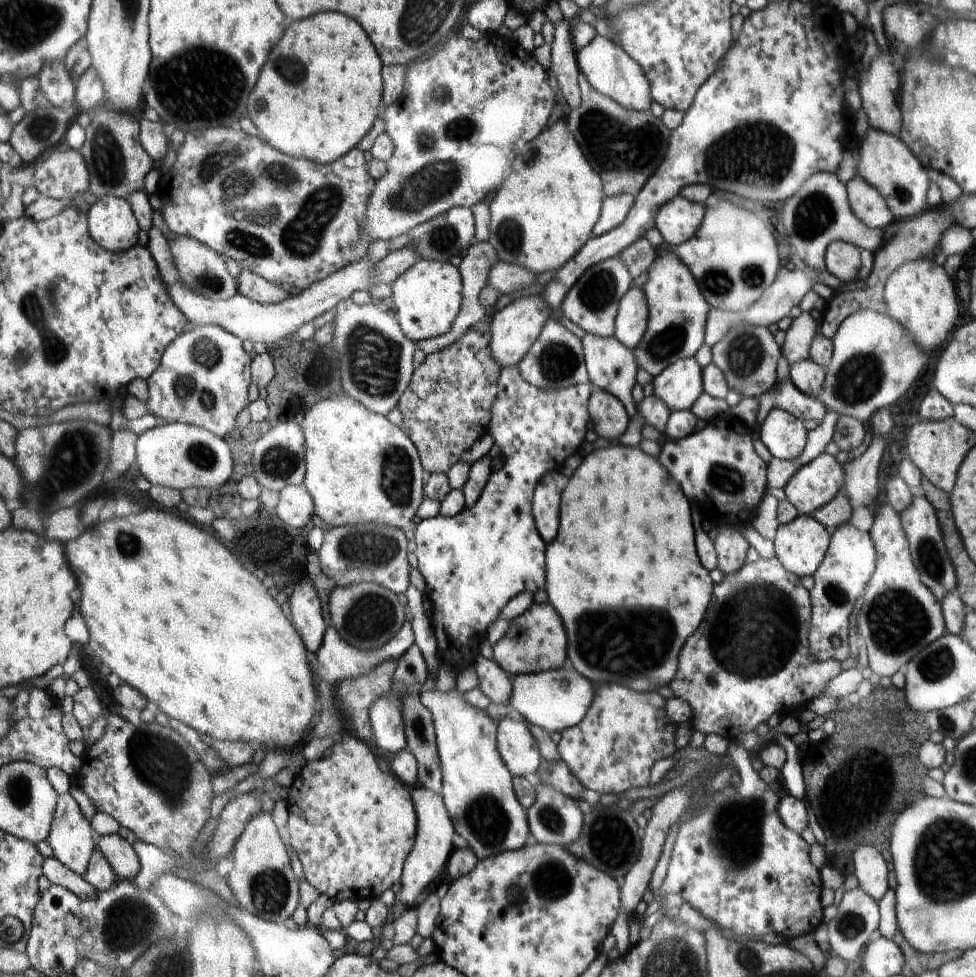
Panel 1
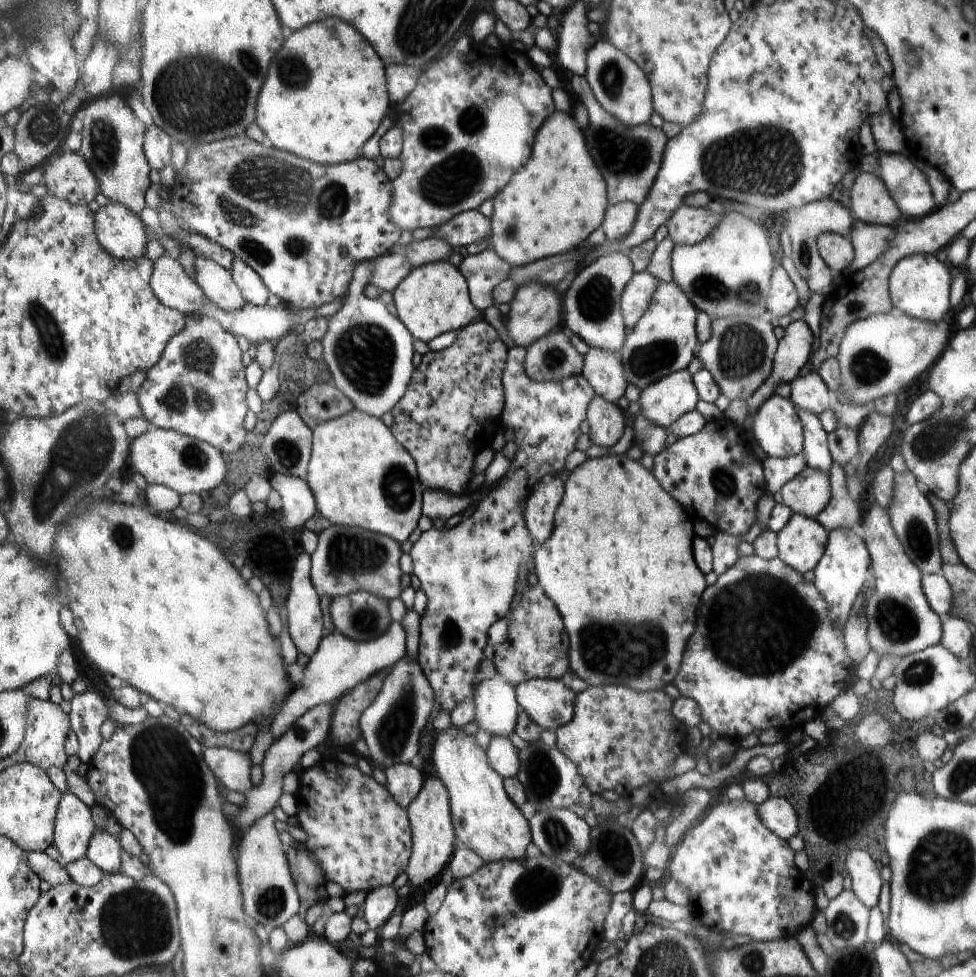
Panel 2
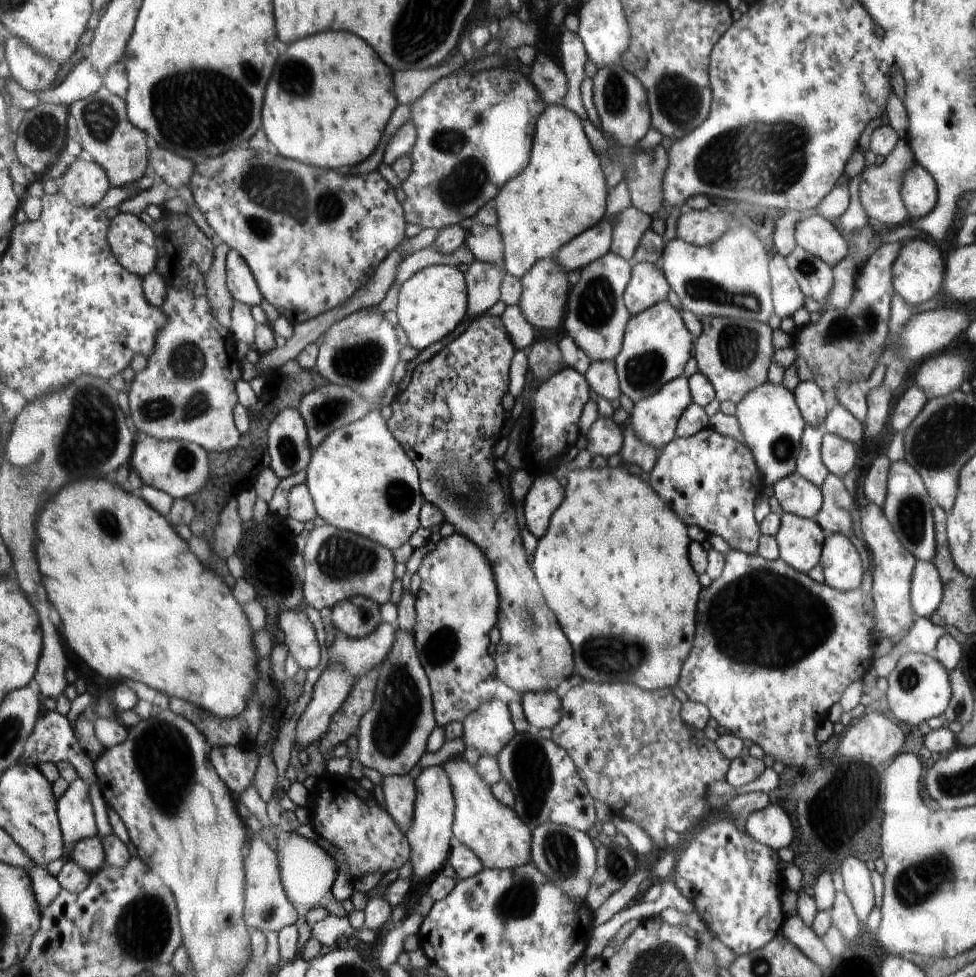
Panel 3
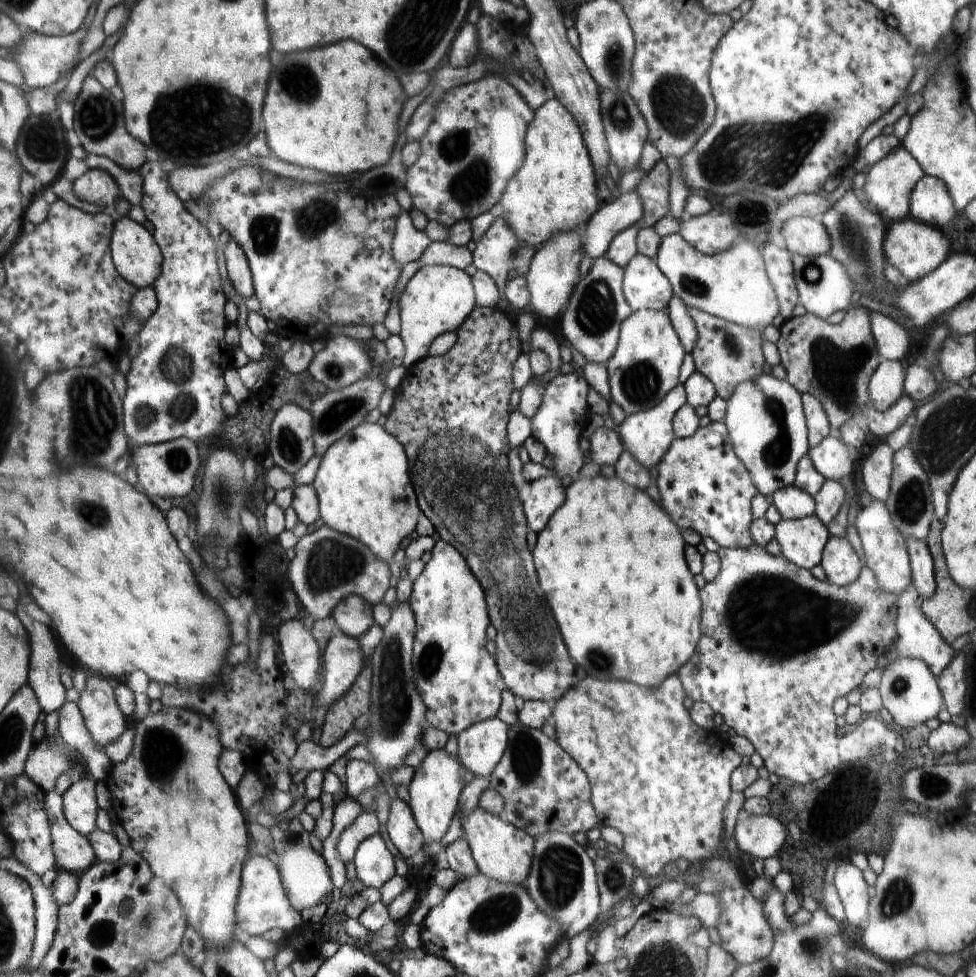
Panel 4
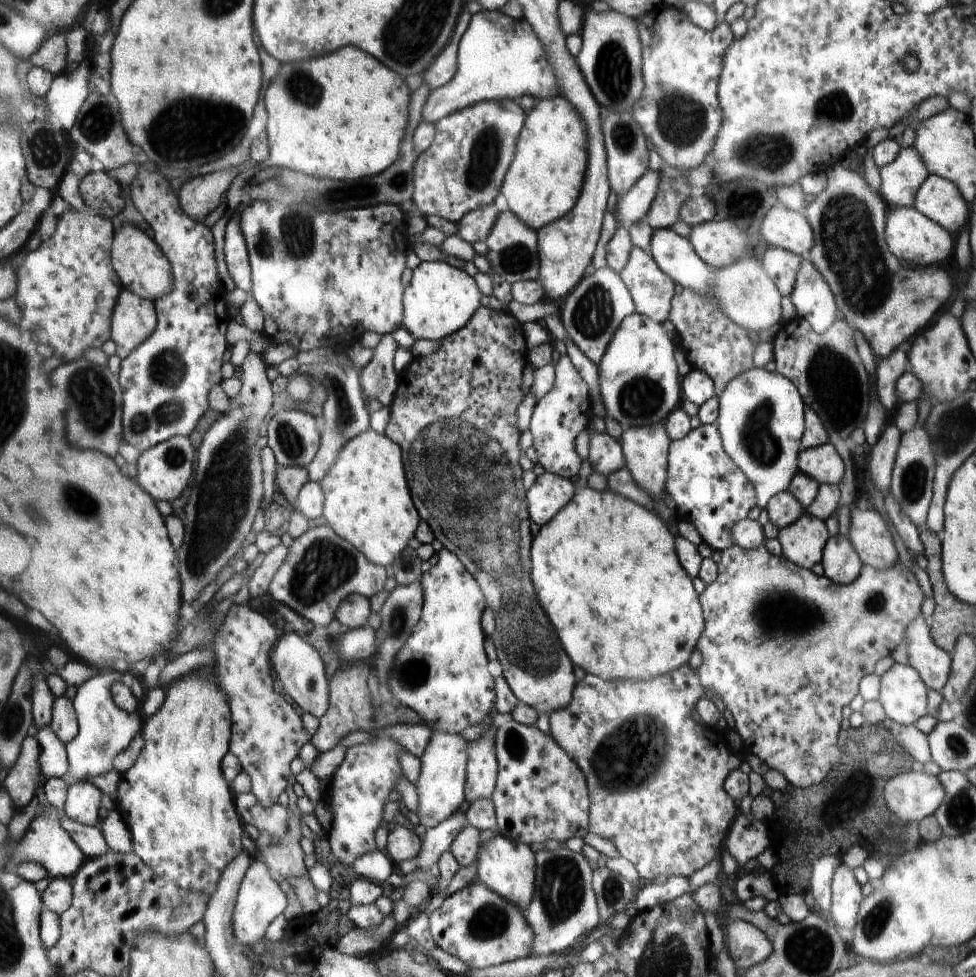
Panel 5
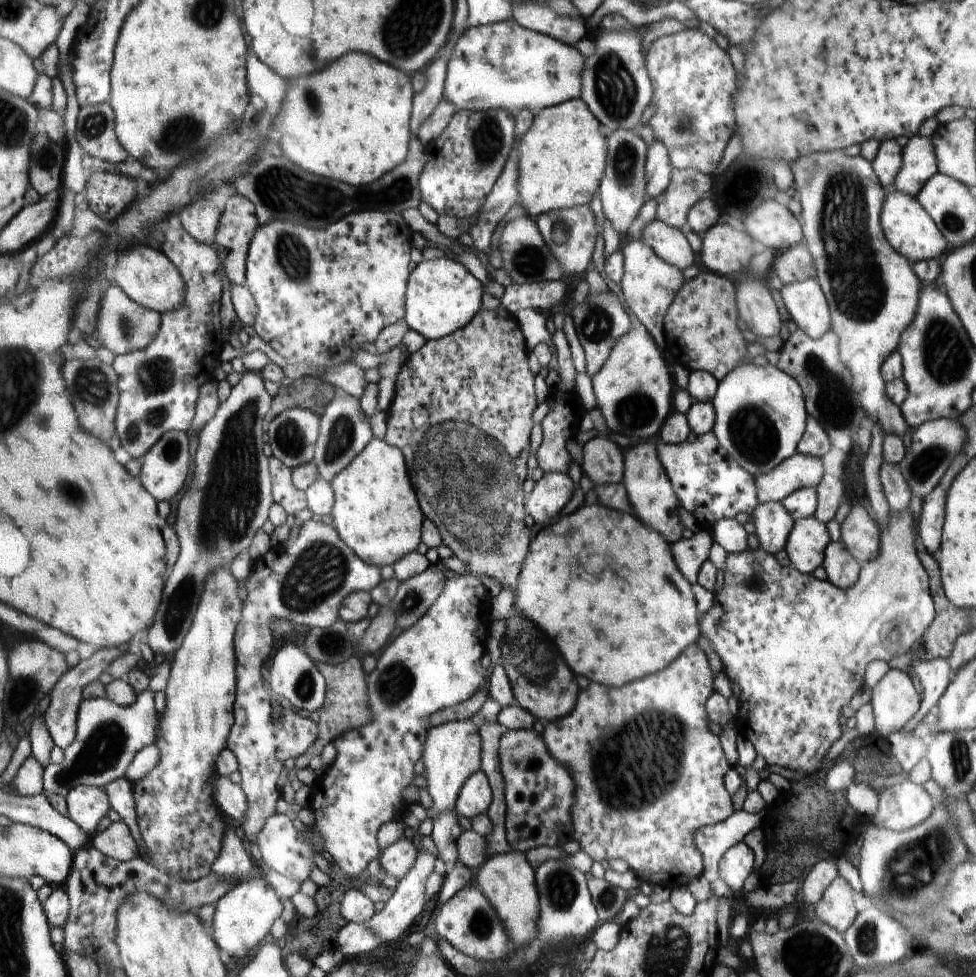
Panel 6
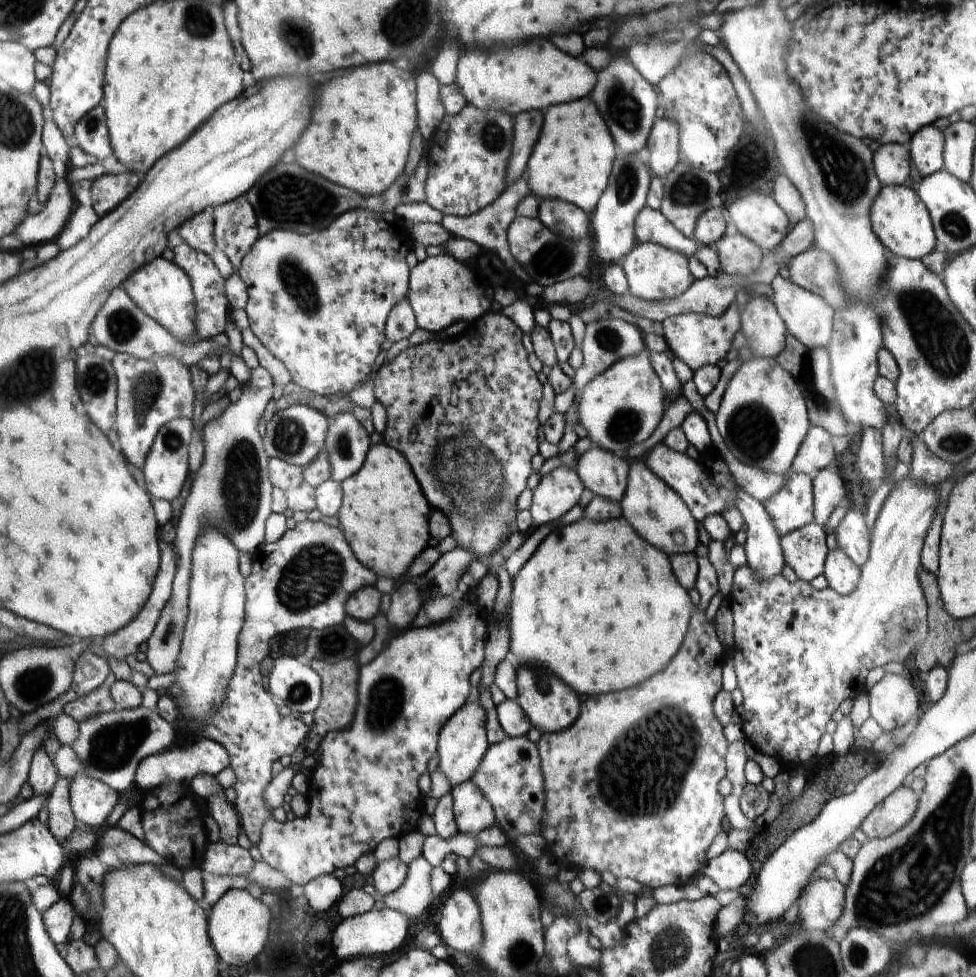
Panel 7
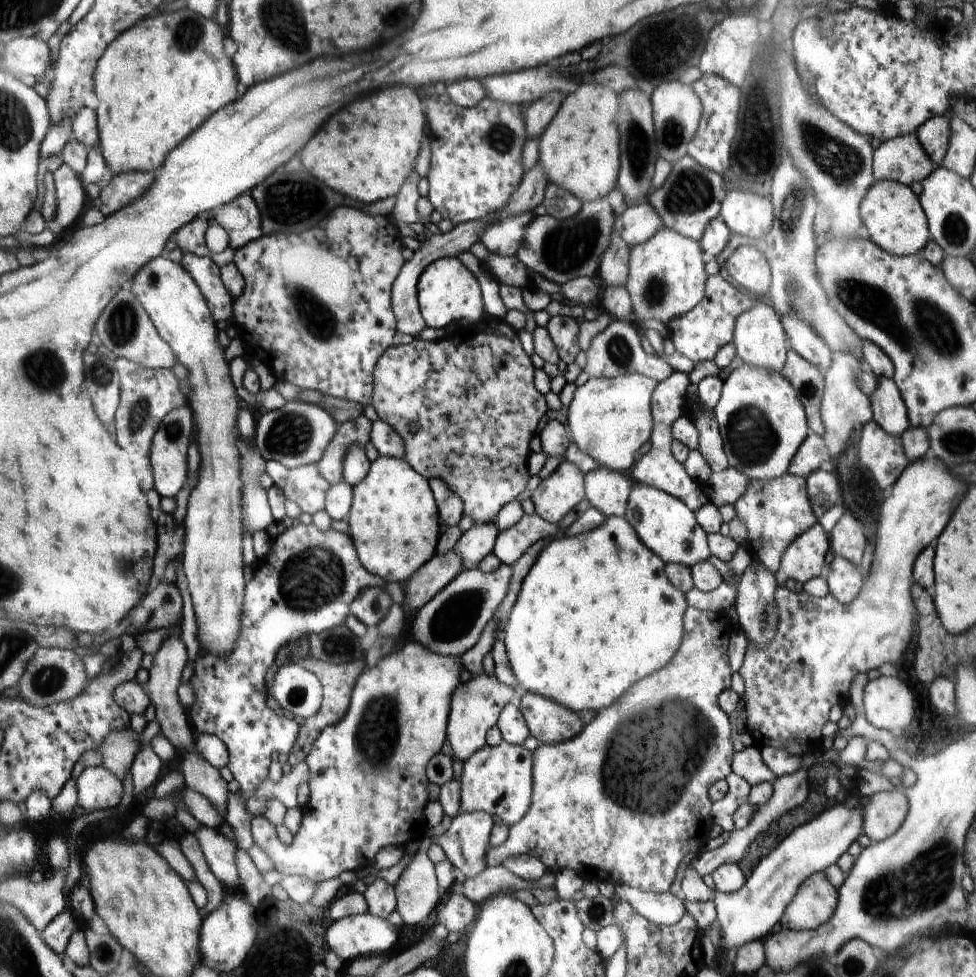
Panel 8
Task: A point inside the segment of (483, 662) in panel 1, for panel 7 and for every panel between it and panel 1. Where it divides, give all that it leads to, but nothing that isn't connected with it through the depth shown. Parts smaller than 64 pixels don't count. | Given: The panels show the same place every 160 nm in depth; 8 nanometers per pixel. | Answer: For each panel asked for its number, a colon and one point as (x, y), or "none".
2: (496, 705)
3: (488, 730)
4: (481, 747)
5: (482, 763)
6: (475, 798)
7: (473, 813)

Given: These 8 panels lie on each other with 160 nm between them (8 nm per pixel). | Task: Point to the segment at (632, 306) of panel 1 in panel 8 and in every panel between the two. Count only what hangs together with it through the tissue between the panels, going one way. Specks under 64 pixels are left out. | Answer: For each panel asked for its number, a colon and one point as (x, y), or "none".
2: (635, 302)
3: (648, 286)
4: (645, 287)
5: (652, 290)
6: (650, 284)
7: (654, 273)
8: (666, 280)

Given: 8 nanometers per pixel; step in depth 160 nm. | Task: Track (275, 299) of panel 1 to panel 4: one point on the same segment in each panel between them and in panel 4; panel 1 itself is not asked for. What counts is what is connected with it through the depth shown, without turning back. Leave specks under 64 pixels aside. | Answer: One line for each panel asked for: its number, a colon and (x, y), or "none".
2: (254, 290)
3: (242, 285)
4: (240, 274)

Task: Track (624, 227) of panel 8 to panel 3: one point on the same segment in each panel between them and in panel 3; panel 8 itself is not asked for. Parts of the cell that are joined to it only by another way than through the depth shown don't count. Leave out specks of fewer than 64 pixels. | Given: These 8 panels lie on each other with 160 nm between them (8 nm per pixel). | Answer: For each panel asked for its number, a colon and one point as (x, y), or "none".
3: (729, 278)
4: (732, 285)
5: (743, 290)
6: (671, 244)
7: (652, 227)

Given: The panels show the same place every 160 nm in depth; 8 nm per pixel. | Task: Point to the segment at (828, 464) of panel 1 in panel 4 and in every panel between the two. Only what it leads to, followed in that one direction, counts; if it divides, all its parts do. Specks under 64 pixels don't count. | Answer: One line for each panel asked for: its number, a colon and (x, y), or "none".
2: (809, 494)
3: (796, 495)
4: (792, 502)

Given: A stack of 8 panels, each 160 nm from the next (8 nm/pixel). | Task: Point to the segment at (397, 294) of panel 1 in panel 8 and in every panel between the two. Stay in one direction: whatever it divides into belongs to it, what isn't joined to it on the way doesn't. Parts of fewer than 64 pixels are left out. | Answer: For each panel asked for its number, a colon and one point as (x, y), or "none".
2: (433, 298)
3: (431, 304)
4: (438, 298)
5: (439, 300)
6: (443, 296)
7: (441, 292)
8: (446, 290)

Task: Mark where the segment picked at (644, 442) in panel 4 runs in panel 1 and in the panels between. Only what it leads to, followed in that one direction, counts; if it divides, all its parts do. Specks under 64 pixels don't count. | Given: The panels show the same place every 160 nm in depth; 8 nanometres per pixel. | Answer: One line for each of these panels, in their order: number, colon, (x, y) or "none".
1: (679, 386)
2: (665, 402)
3: (654, 419)

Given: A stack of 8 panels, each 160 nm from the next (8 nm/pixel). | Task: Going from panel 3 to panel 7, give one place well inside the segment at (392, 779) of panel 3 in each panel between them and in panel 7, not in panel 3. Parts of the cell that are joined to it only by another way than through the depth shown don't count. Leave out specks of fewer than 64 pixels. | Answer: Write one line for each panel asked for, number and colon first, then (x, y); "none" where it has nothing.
4: (403, 833)
5: (402, 844)
6: (396, 860)
7: (389, 875)

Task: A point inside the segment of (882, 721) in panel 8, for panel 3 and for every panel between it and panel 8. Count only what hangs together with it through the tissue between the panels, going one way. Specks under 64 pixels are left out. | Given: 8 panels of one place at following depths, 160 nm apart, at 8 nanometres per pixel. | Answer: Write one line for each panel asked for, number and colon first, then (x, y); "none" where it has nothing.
3: (918, 689)
4: (908, 690)
5: (902, 694)
6: (893, 700)
7: (893, 700)

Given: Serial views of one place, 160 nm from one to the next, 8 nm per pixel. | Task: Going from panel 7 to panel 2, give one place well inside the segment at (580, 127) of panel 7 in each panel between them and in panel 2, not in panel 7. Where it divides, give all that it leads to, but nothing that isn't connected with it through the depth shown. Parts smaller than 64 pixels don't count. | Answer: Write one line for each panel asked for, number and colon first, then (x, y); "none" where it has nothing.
2: (560, 198)
3: (563, 193)
4: (558, 191)
5: (547, 176)
6: (562, 157)

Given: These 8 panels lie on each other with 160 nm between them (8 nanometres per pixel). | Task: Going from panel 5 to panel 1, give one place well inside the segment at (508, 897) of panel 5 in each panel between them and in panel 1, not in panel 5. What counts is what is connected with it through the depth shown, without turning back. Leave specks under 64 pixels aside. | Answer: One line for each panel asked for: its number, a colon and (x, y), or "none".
1: (477, 787)
2: (486, 820)
3: (498, 835)
4: (503, 851)

